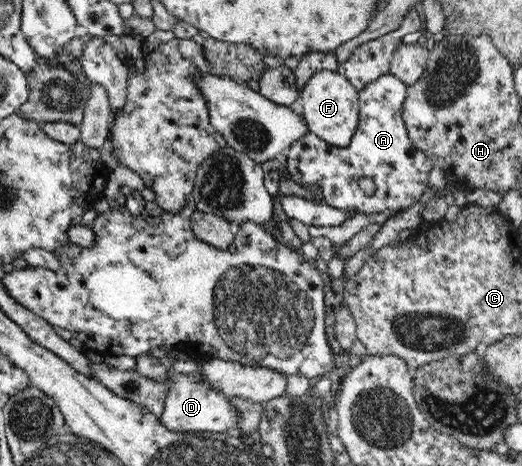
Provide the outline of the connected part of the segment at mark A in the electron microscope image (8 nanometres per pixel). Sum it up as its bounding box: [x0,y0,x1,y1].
[286,73,434,216]

